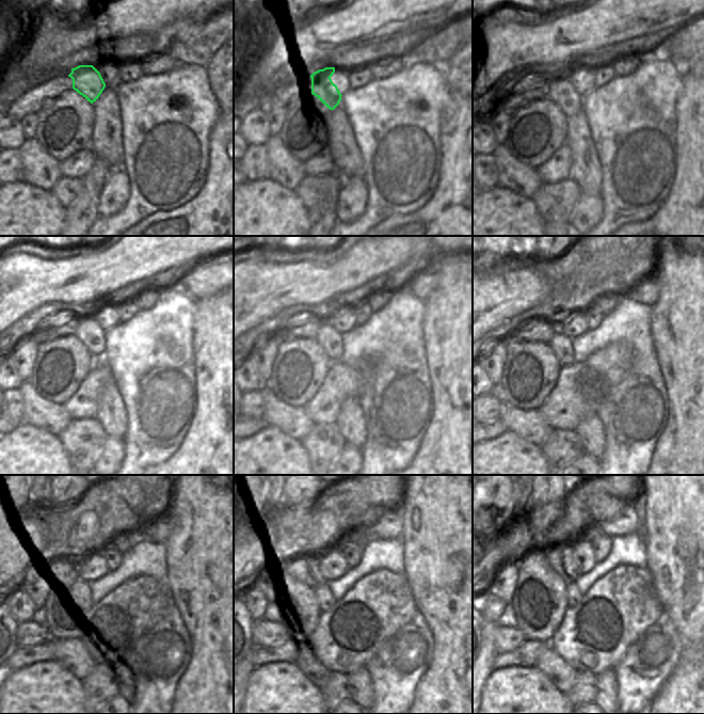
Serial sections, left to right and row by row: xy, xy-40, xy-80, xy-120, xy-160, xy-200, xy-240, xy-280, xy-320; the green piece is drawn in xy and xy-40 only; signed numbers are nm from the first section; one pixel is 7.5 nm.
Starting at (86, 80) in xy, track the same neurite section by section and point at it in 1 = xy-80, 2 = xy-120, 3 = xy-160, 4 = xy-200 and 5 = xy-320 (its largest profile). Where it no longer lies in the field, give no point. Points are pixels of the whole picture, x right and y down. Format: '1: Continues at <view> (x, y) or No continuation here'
1: Continues at xy-80 (562, 92)
2: Continues at xy-120 (89, 332)
3: Continues at xy-160 (328, 337)
4: Continues at xy-200 (561, 345)
5: Continues at xy-320 (574, 597).

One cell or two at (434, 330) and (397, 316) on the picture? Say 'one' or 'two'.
two

